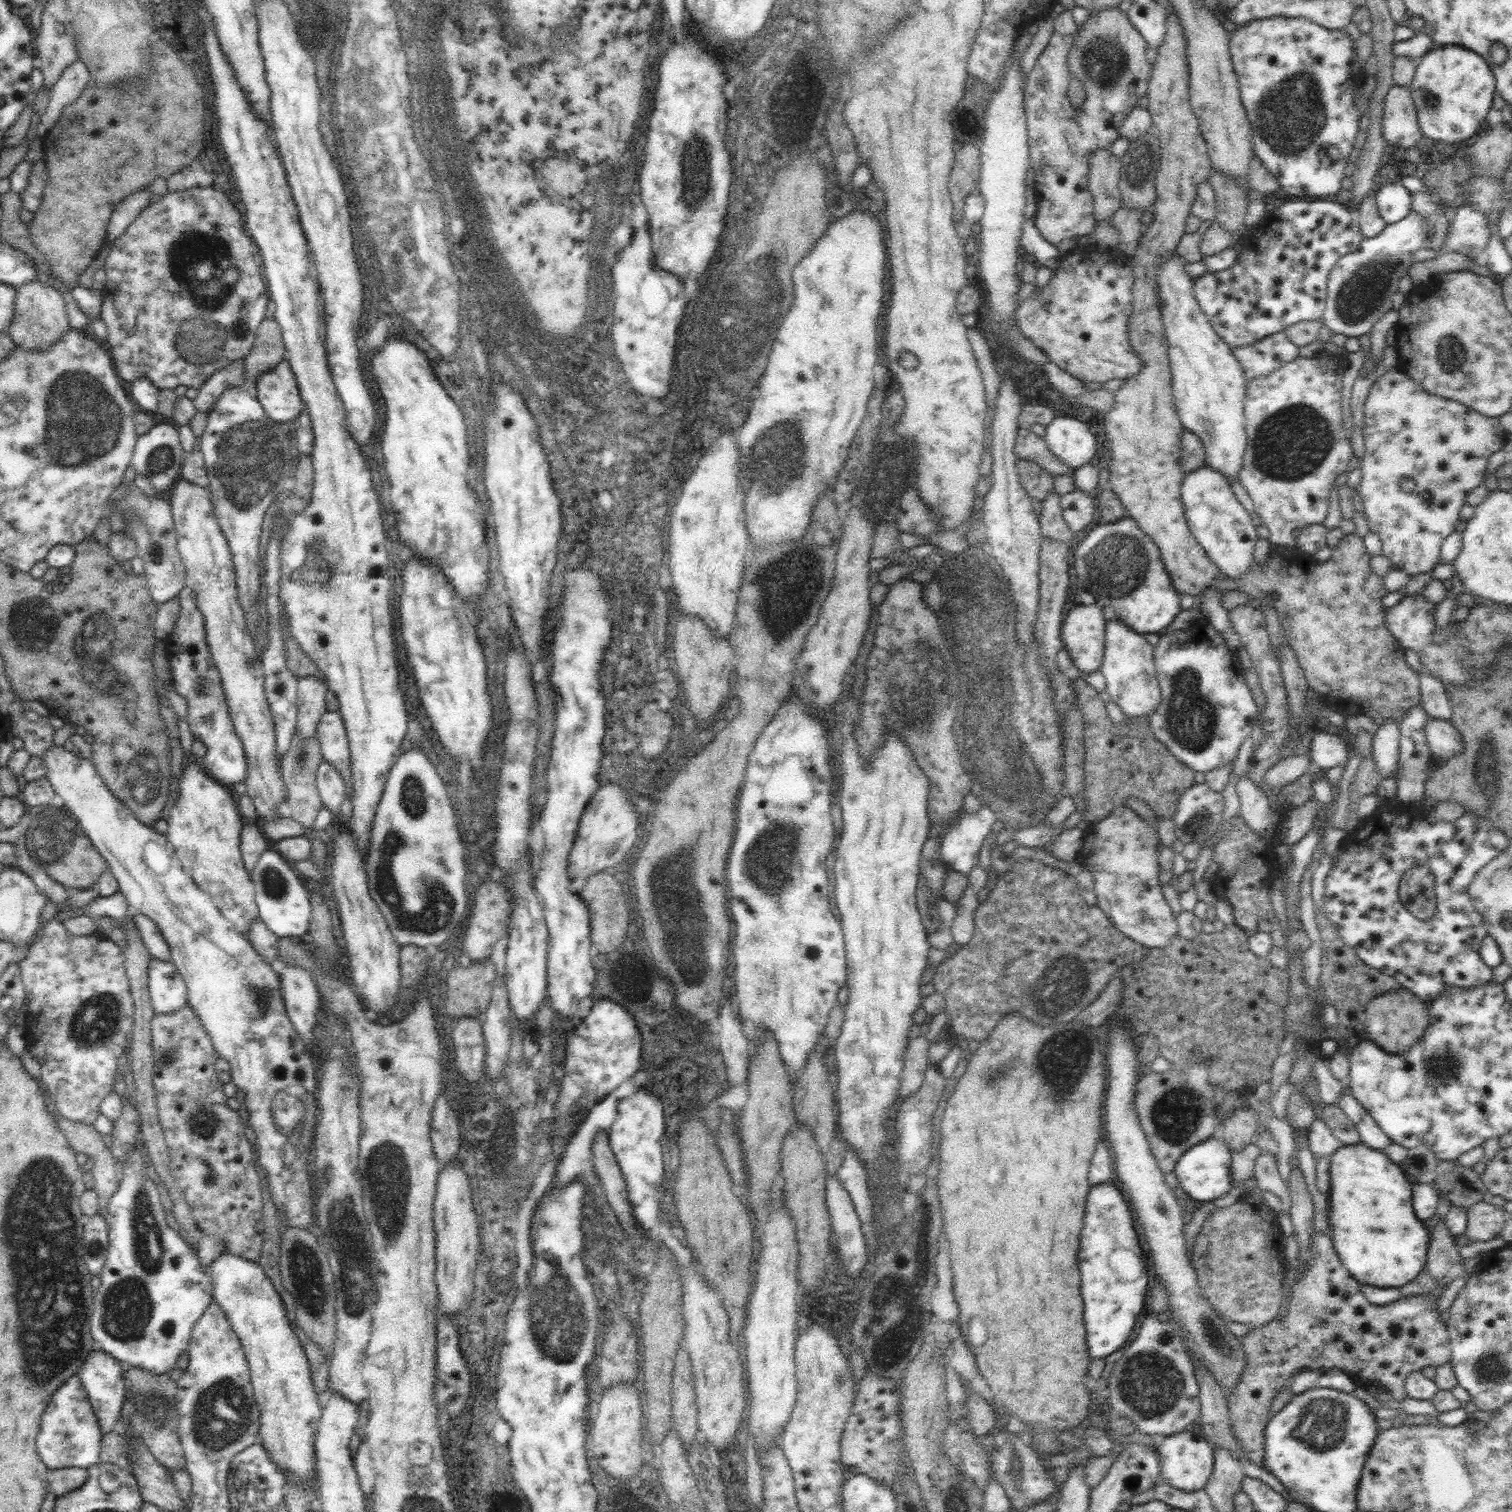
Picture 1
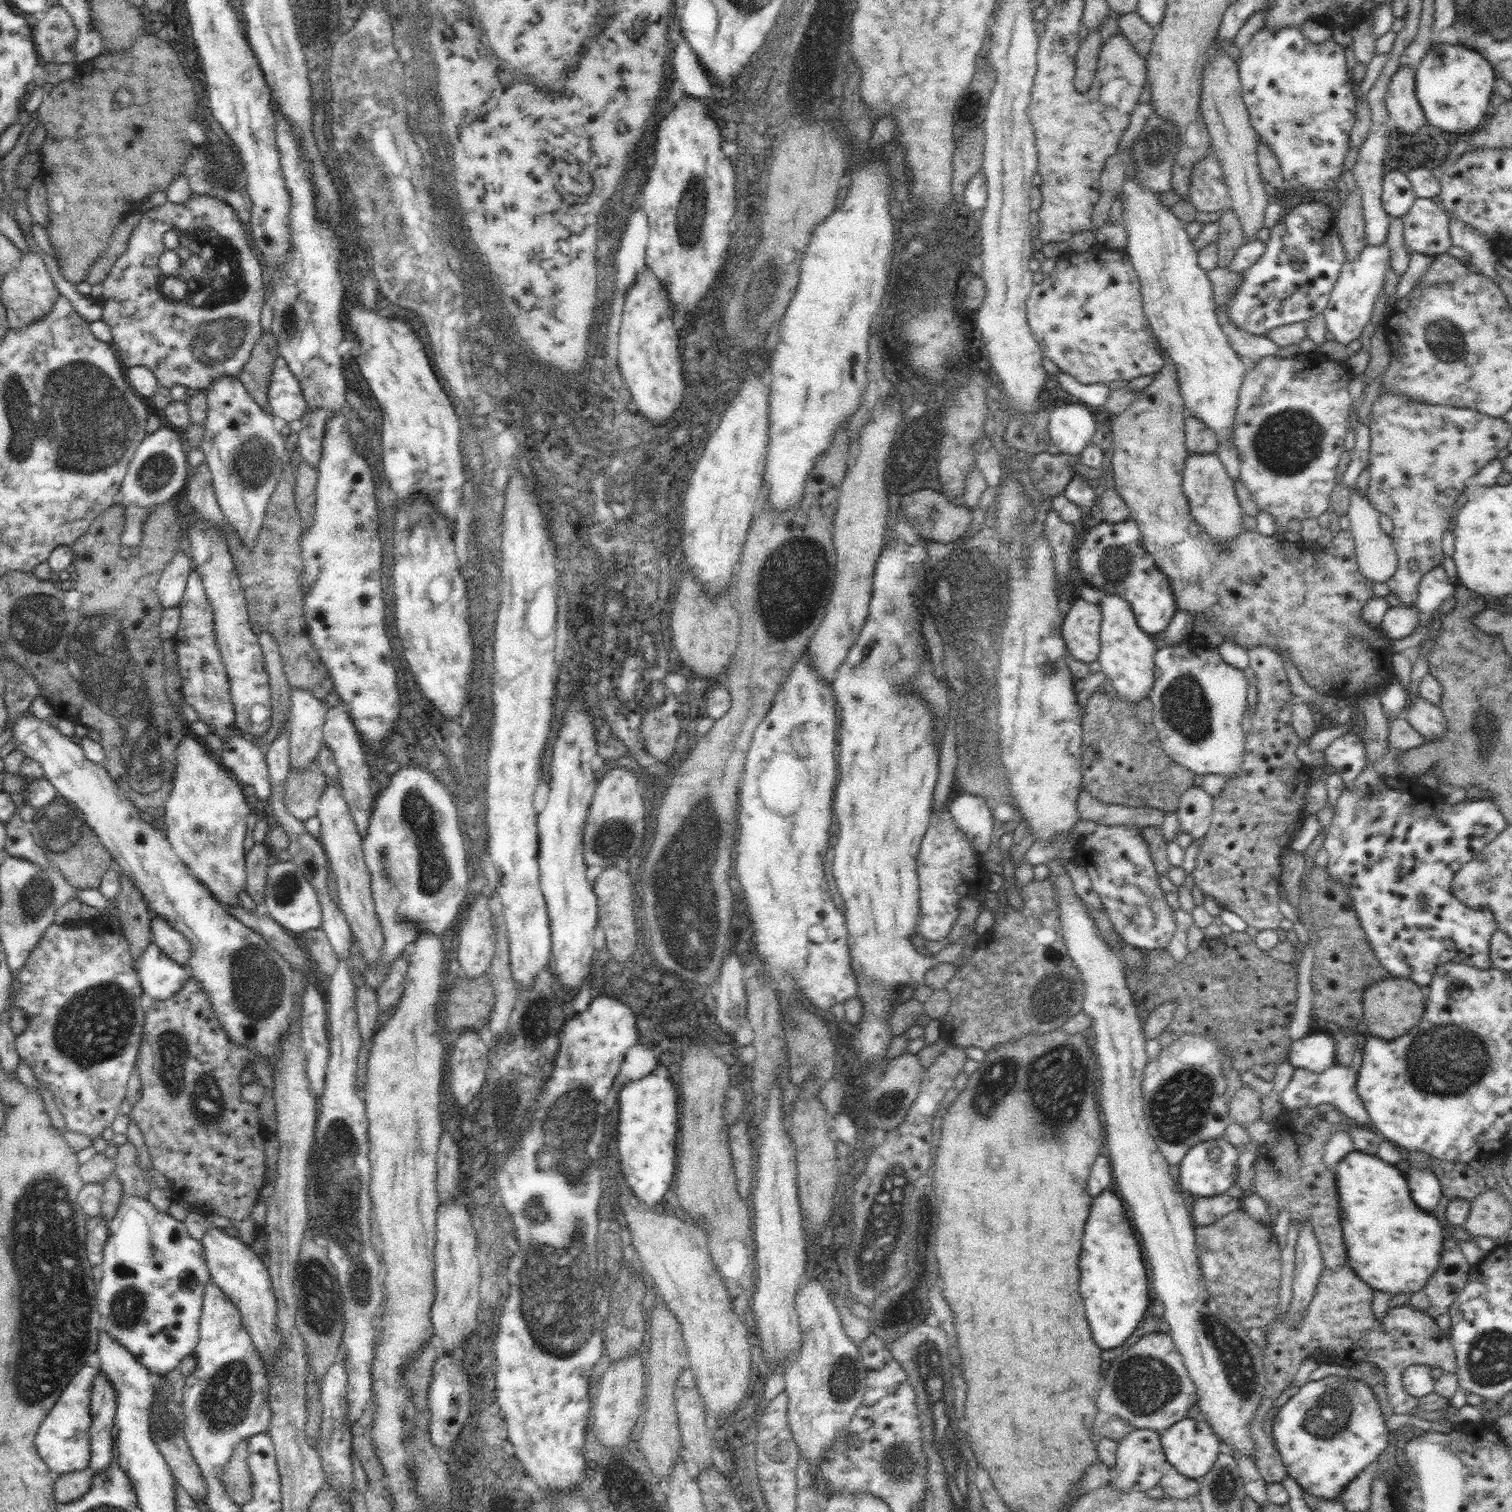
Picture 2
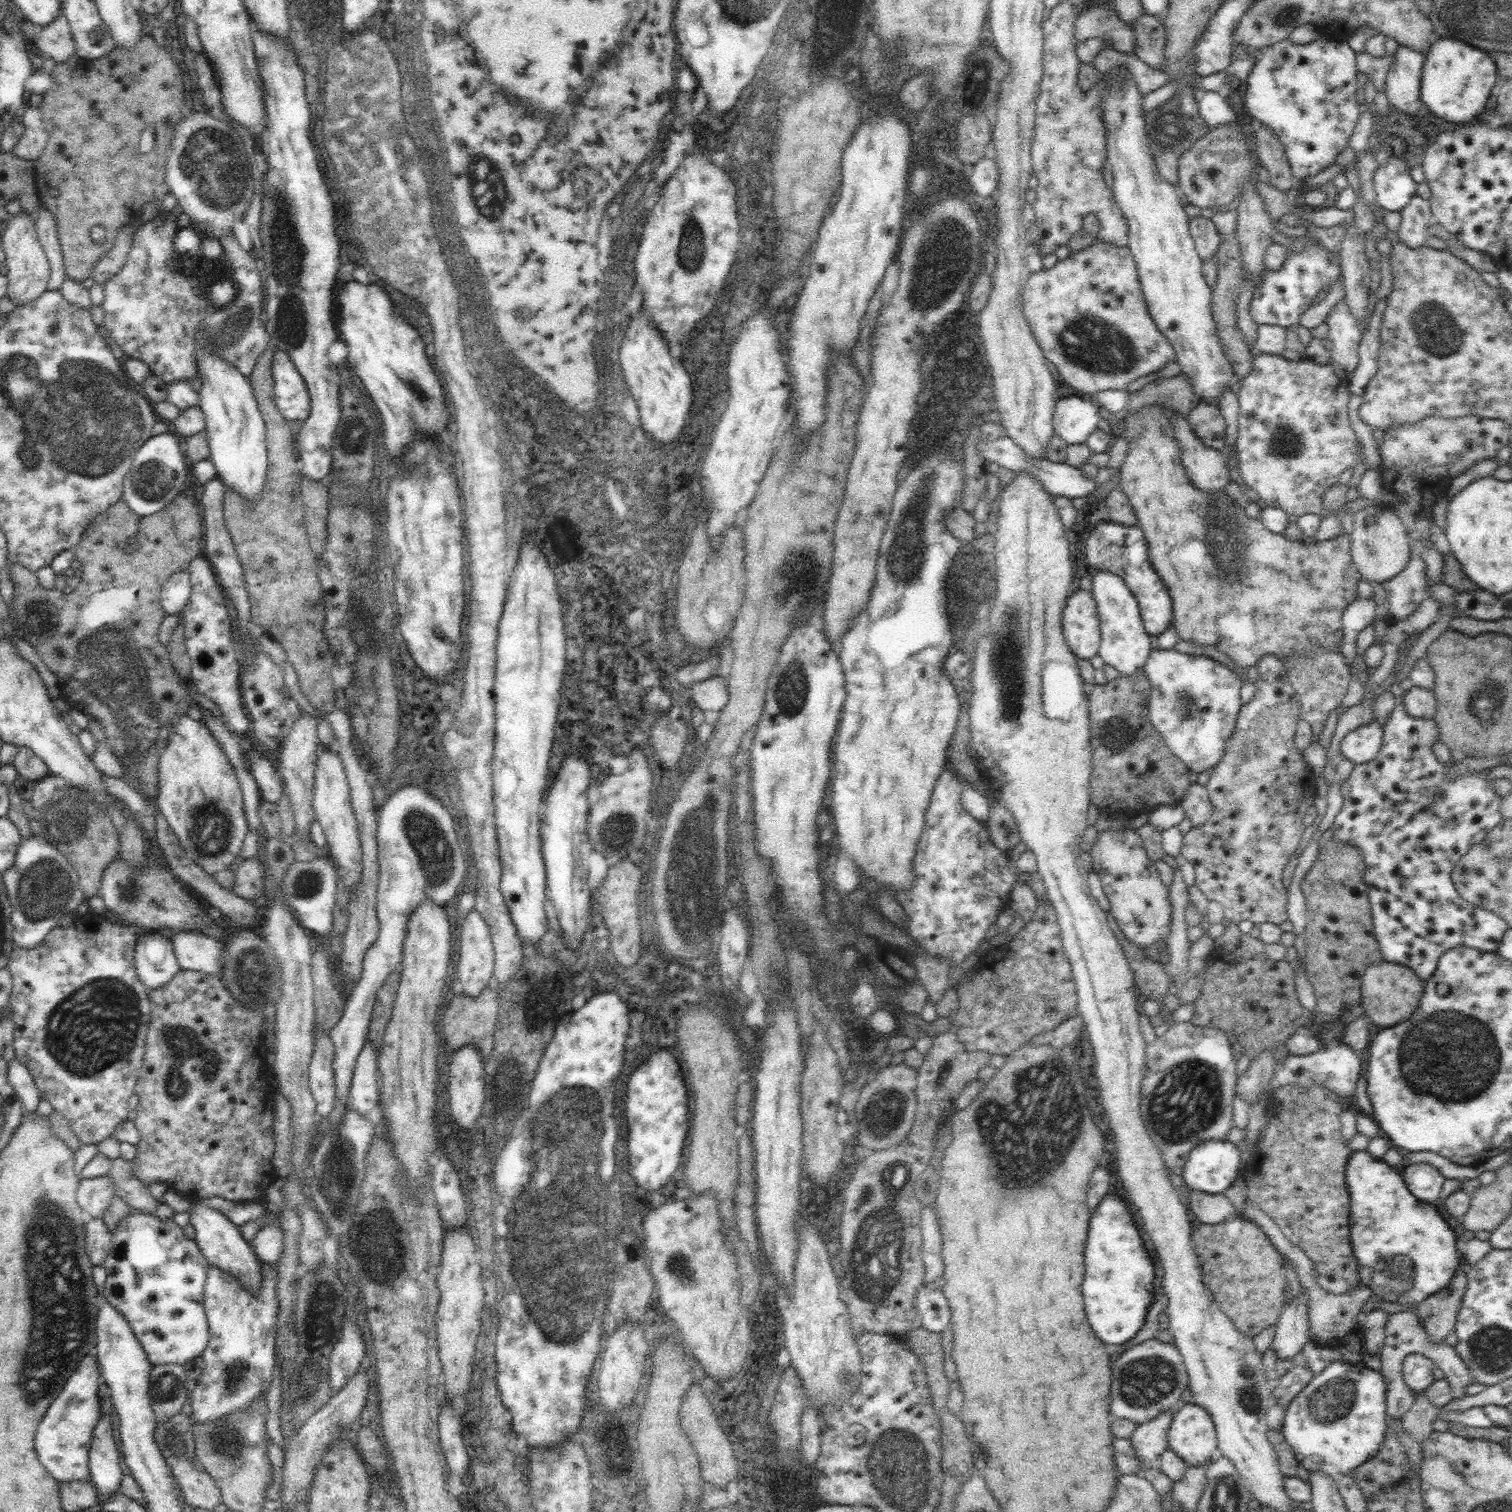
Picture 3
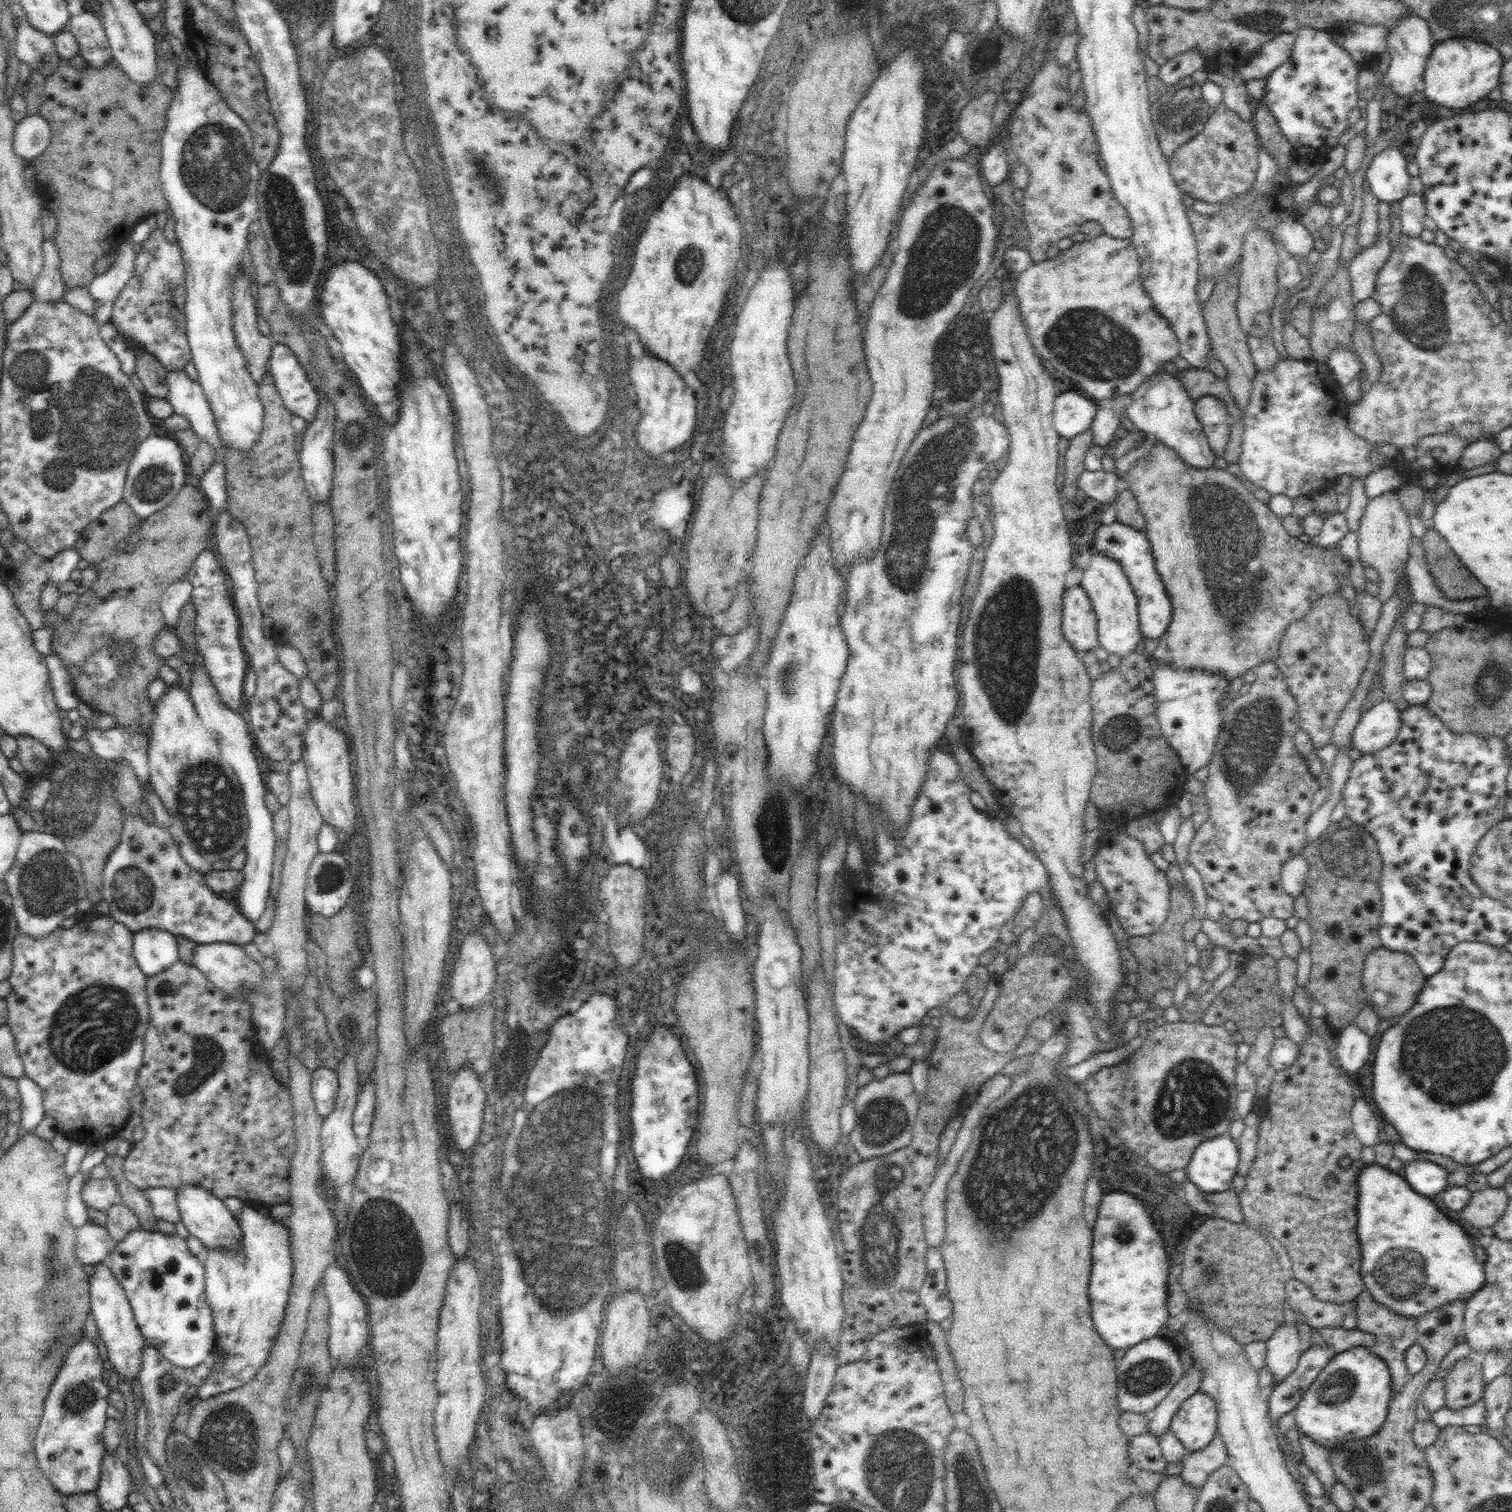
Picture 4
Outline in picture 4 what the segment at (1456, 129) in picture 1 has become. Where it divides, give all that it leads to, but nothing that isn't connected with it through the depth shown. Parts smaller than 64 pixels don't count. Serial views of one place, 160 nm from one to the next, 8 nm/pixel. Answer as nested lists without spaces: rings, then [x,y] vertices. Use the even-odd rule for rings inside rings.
[[[1474,38],[1440,41],[1434,45],[1426,63],[1423,76],[1424,94],[1434,104],[1442,104],[1450,108],[1468,108],[1470,104],[1487,97],[1500,84],[1503,64],[1498,49]]]

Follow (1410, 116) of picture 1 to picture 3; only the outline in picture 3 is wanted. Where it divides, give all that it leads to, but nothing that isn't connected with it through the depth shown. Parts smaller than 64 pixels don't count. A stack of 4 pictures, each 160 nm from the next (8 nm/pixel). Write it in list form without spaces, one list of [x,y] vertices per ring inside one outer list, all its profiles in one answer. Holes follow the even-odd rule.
[[[1399,44],[1385,82],[1389,103],[1398,110],[1413,114],[1425,108],[1419,95],[1425,58],[1422,50]]]

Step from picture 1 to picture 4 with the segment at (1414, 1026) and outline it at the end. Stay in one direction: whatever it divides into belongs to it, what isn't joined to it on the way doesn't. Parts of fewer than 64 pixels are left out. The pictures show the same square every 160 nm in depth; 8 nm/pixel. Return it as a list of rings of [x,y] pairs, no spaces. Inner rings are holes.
[[[1382,946],[1369,953],[1363,966],[1363,989],[1367,1003],[1374,1007],[1384,1024],[1393,1023],[1414,1007],[1426,979],[1411,954]]]

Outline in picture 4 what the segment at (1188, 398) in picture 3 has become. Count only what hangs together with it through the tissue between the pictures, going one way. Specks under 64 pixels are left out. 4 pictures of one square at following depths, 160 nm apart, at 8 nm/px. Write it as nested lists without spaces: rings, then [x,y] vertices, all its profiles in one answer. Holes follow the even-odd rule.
[[[1189,366],[1185,371],[1181,371],[1178,376],[1194,402],[1204,395],[1214,395],[1218,398],[1224,396],[1222,392],[1226,390],[1227,380],[1215,376],[1208,367],[1194,368]]]

